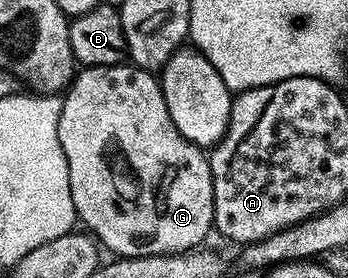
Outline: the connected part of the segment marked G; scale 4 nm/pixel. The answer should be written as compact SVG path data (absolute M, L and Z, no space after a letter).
M130 62L114 64L113 66L83 66L75 73L63 96L63 109L57 126L57 134L61 142L61 150L65 154L65 162L69 166L69 190L73 194L73 206L78 223L104 249L107 248L119 258L128 256L171 256L175 252L190 252L198 249L199 244L207 235L212 235L215 219L213 218L213 174L208 153L193 142L189 142L173 126L173 118L169 118L169 106L165 106L163 85L160 77L153 72L146 72L143 68L136 68Z

